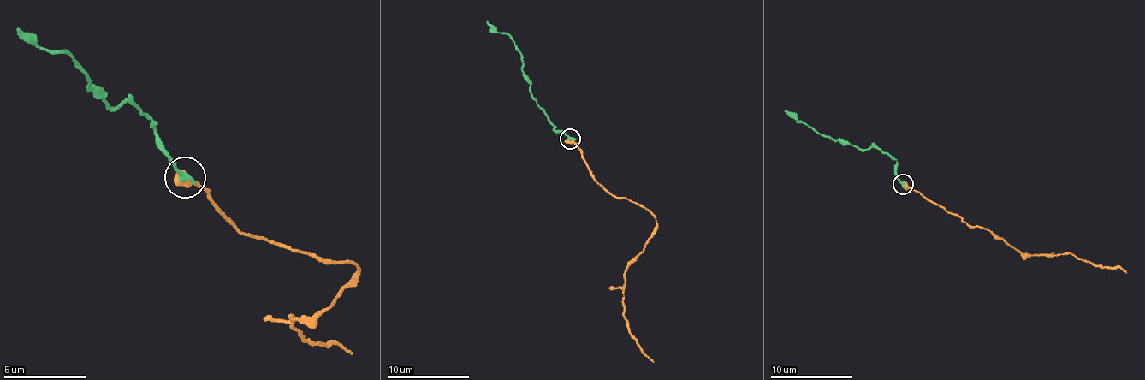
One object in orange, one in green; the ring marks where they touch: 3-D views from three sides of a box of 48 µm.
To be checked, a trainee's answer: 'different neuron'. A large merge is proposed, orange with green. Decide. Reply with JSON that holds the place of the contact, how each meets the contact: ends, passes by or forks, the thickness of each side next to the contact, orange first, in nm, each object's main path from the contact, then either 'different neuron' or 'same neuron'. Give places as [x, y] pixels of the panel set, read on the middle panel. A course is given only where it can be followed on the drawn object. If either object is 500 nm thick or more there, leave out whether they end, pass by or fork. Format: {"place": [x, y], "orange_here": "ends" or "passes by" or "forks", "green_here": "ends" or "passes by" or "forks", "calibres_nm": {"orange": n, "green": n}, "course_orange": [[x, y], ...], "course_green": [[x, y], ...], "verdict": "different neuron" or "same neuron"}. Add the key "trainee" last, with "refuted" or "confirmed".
{"place": [570, 139], "calibres_nm": {"orange": 600, "green": 360}, "course_orange": [[569, 138], [598, 183], [617, 198], [642, 204], [655, 220], [627, 267], [623, 290], [627, 329], [654, 362]], "course_green": [[569, 138], [551, 126], [530, 92], [530, 80], [522, 70], [520, 51], [512, 39], [500, 33], [487, 20]], "verdict": "different neuron", "trainee": "confirmed"}

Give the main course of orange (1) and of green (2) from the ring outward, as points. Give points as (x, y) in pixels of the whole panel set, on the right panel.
1: (902, 185), (968, 226), (997, 234), (1023, 254), (1075, 254), (1093, 263), (1120, 267), (1126, 273)
2: (902, 185), (896, 175), (896, 162), (890, 156), (875, 147), (863, 150), (815, 133), (785, 110)

